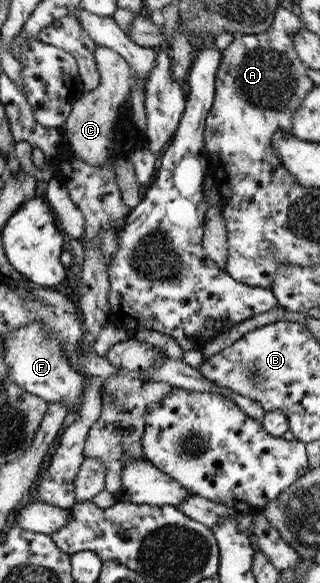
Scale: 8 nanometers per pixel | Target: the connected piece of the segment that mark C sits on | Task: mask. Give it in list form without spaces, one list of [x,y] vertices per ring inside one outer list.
[[[96,47],[94,57],[97,63],[100,83],[92,92],[82,93],[73,105],[68,119],[64,123],[64,138],[69,143],[69,154],[86,163],[103,166],[111,154],[111,135],[119,115],[120,107],[131,98],[130,88],[132,75],[128,62],[116,51],[104,47]]]

